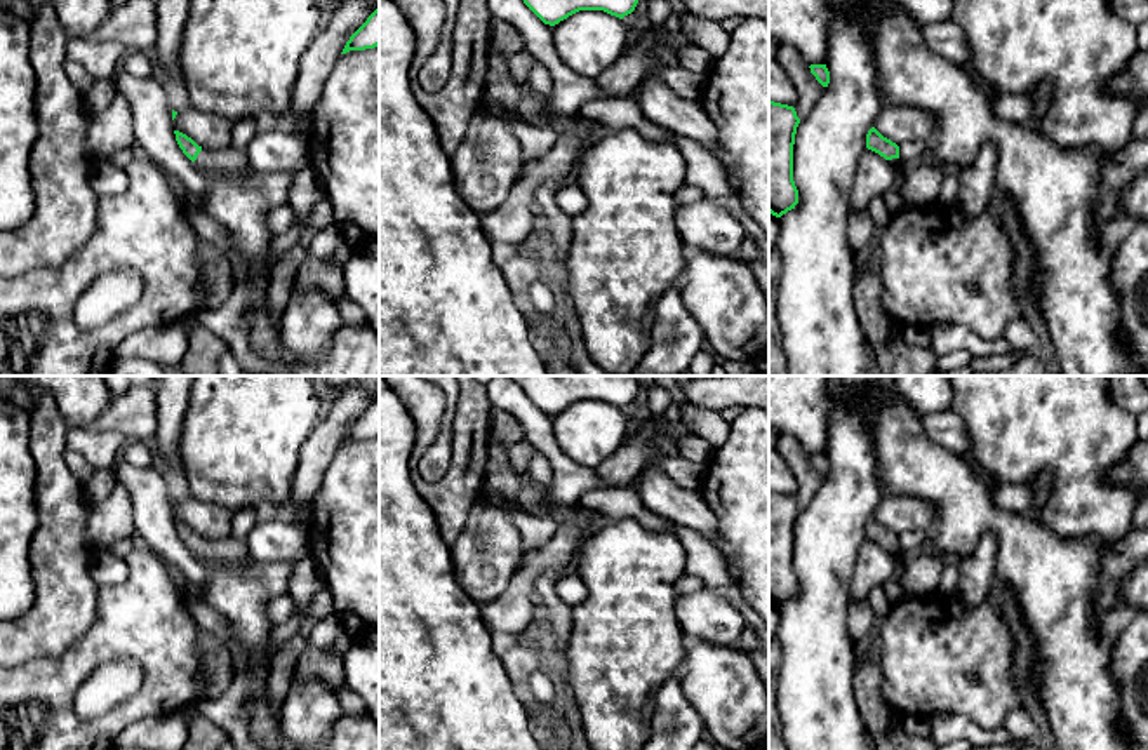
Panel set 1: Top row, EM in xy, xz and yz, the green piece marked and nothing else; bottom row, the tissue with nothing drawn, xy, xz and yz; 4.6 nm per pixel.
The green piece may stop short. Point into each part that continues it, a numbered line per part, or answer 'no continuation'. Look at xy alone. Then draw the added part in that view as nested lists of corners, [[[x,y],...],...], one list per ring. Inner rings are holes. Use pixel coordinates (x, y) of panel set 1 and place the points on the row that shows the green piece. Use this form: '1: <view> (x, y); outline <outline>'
1: xy (232, 160); outline [[[202,148],[195,165],[207,174],[231,174],[249,169],[245,150],[230,148],[226,151],[207,151]]]

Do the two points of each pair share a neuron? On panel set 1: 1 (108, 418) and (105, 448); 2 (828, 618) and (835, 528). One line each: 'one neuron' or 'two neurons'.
1: two neurons
2: one neuron

